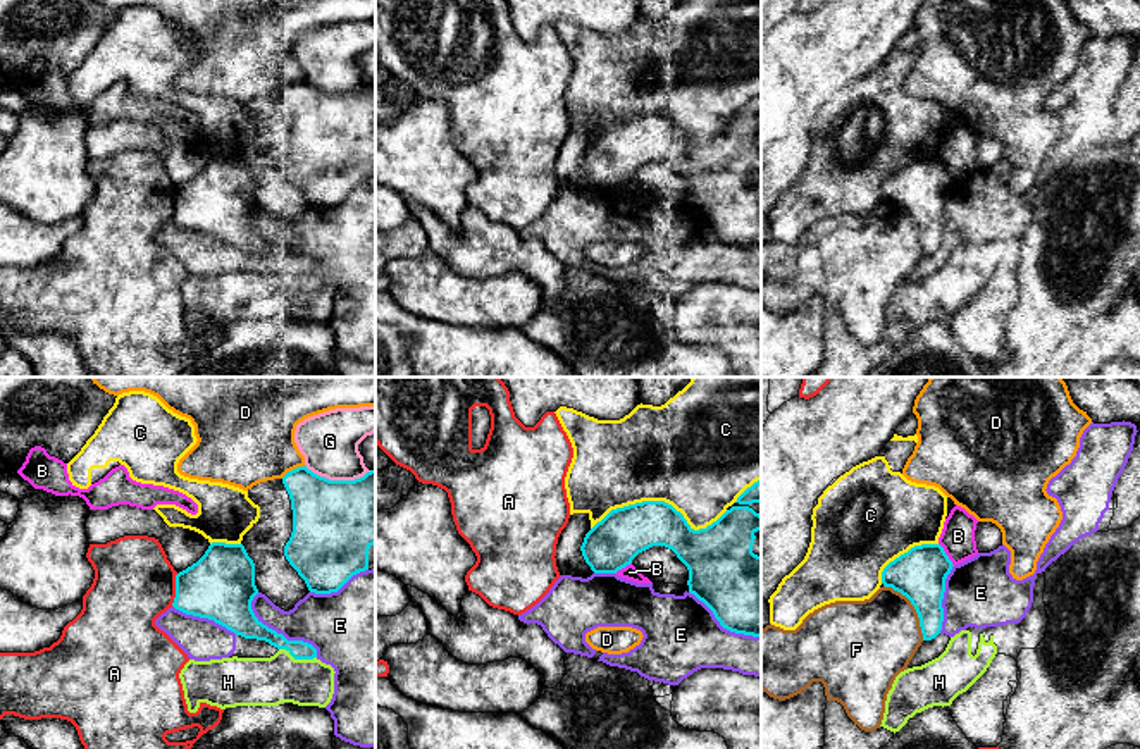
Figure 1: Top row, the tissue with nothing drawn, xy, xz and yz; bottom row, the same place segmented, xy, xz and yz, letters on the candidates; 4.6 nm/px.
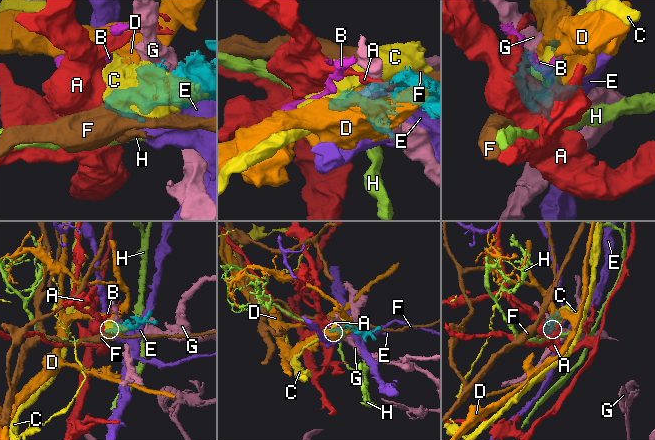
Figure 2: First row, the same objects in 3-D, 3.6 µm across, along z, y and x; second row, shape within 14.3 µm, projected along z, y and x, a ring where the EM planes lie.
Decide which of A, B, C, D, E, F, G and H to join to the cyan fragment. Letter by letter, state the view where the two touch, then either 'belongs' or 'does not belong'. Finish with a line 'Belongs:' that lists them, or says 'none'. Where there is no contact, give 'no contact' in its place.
A: contact in xy; does not belong
B: contact in yz; belongs
C: contact in xz; does not belong
D: contact in xy; does not belong
E: contact in xy; does not belong
F: contact in yz; does not belong
G: contact in xy; does not belong
H: contact in xy; does not belong
Belongs: B

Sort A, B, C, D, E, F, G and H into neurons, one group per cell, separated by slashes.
A / B / C / D / E / F / G / H

